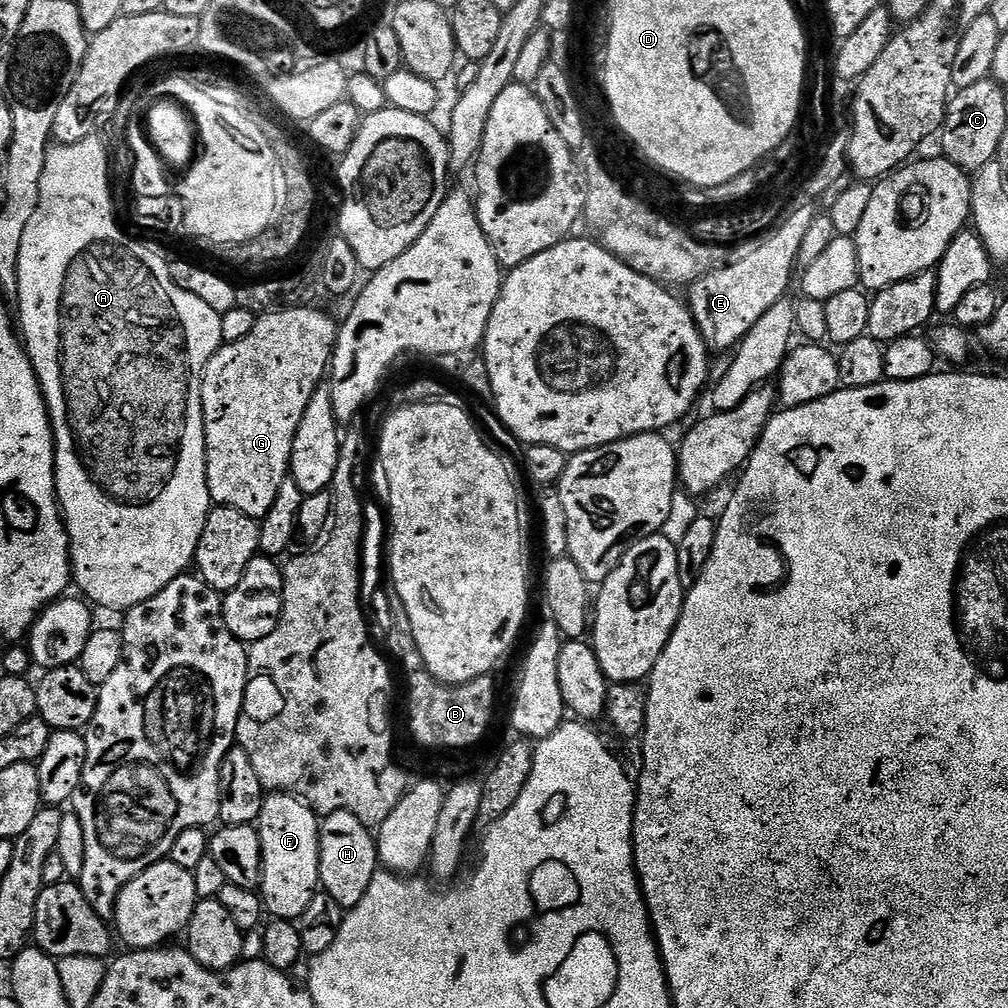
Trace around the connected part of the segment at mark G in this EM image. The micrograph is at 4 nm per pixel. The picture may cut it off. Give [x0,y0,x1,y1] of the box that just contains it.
[202,306,337,518]

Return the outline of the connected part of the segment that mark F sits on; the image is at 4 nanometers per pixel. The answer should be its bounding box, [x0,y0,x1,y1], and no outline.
[258,794,320,921]

